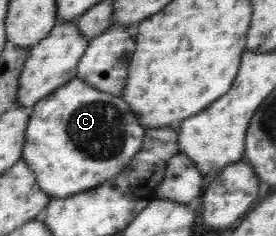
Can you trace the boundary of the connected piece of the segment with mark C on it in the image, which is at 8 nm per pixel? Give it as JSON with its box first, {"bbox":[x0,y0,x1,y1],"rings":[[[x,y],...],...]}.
{"bbox":[22,77,145,199],"rings":[[[74,77],[29,112],[22,158],[50,199],[98,188],[118,176],[140,150],[145,130],[121,96],[100,92]]]}

